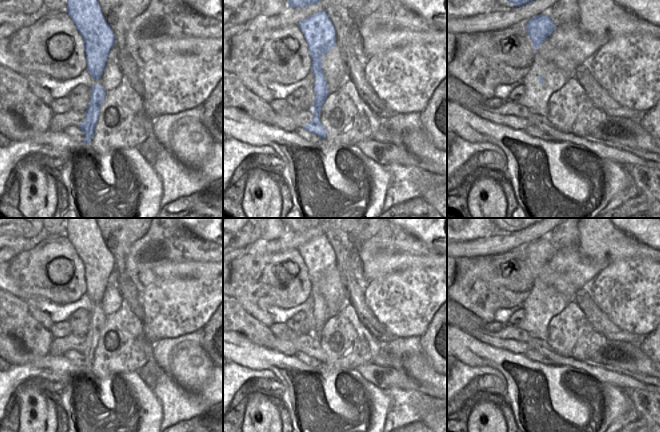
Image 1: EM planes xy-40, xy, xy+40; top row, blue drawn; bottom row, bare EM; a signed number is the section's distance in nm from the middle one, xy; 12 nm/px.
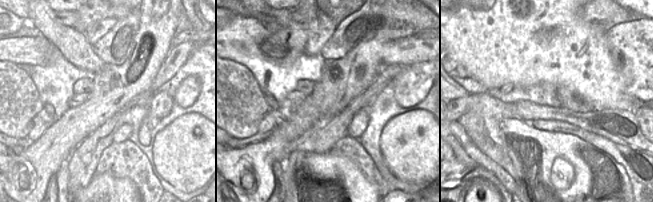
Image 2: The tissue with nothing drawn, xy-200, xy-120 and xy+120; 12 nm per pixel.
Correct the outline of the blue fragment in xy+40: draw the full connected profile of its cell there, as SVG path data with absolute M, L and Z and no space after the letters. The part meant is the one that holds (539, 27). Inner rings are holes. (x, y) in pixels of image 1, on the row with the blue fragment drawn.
M537 15L529 19L526 30L534 45L535 51L547 39L556 28L551 17L548 15Z

